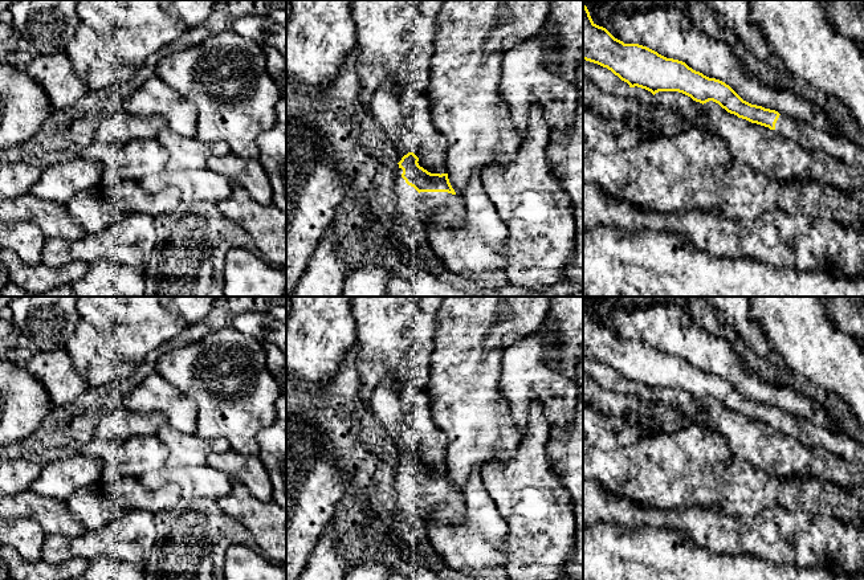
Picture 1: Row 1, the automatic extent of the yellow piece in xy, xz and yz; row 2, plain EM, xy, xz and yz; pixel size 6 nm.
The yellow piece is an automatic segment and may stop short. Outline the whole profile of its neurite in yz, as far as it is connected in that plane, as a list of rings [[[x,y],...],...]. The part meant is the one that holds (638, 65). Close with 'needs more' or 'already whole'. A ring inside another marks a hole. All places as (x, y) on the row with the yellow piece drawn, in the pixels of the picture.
[[[584,4],[583,60],[607,68],[629,87],[637,86],[653,95],[659,91],[678,91],[702,105],[713,101],[728,113],[769,127],[807,151],[822,152],[856,169],[864,169],[864,147],[804,121],[751,105],[725,82],[709,78],[682,61],[667,58],[639,44],[624,44],[606,28],[596,25]]]; needs more

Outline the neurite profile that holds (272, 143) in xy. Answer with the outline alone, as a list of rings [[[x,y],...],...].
[[[286,89],[276,105],[276,123],[257,136],[258,160],[273,189],[273,203],[286,213]]]

